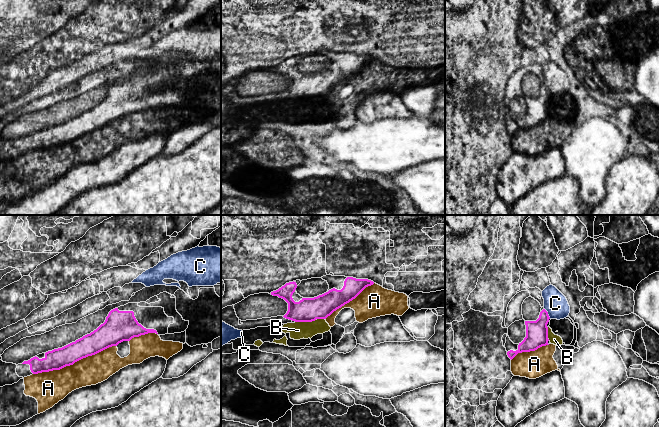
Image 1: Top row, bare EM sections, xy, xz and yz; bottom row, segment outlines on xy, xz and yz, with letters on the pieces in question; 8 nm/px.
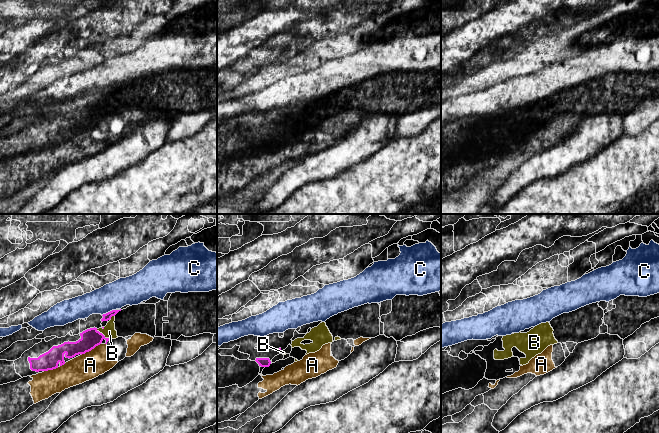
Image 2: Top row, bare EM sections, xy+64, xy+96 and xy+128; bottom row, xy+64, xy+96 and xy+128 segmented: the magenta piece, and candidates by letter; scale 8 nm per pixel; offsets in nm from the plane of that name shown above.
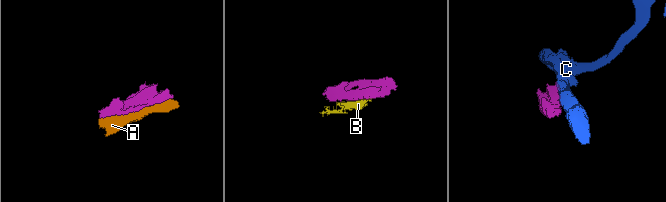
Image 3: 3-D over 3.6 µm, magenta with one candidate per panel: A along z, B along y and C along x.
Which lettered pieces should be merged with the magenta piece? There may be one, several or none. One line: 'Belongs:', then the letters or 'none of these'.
Belongs: none of these

